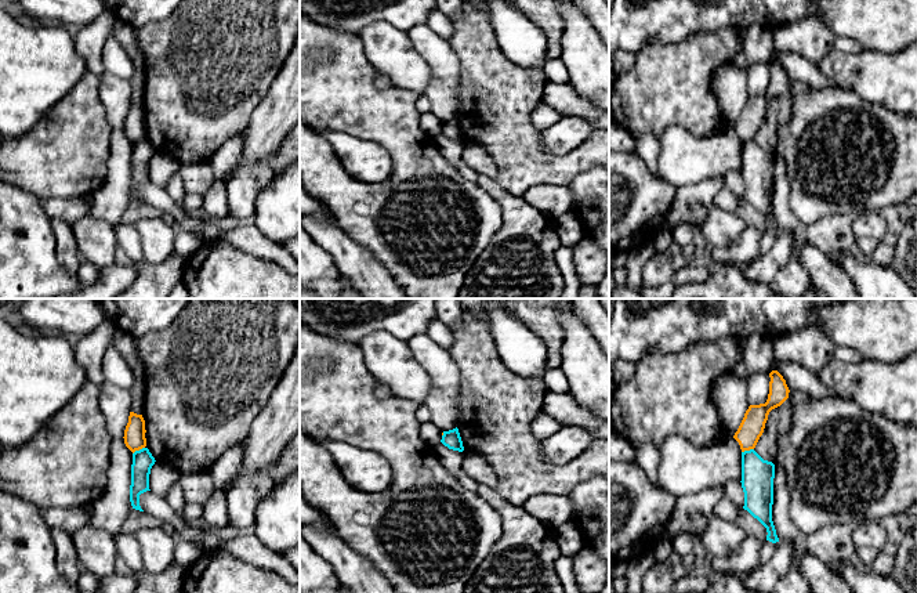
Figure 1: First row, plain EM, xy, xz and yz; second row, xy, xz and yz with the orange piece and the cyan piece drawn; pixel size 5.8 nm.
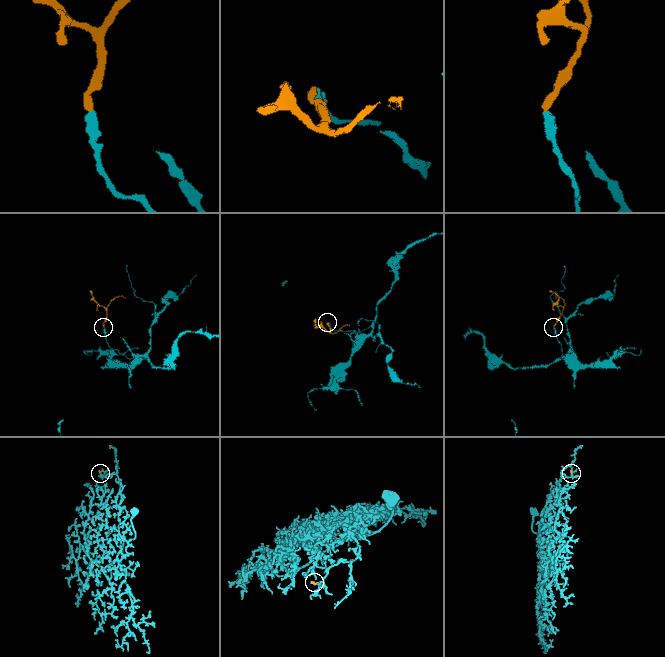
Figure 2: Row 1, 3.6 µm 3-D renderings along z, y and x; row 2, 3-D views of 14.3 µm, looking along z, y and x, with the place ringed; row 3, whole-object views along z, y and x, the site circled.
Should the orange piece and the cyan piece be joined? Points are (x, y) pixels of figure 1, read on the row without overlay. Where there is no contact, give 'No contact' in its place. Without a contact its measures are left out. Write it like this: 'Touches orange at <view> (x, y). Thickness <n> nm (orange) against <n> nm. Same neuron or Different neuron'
Touches orange at xy (138, 140). Thickness 130 nm (orange) against 130 nm. Different neuron

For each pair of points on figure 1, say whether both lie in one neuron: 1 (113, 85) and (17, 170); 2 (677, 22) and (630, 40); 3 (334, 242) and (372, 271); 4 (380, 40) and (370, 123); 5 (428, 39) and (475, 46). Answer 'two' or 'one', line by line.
1: two
2: one
3: one
4: two
5: two

